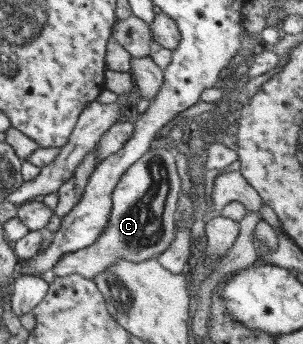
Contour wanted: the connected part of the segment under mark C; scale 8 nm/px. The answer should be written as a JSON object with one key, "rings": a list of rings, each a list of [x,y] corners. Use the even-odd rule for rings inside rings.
{"rings":[[[150,147],[119,177],[110,196],[110,213],[102,233],[88,247],[60,256],[51,272],[61,277],[77,274],[93,279],[120,258],[141,262],[161,254],[174,239],[174,213],[180,190],[172,151]]]}

